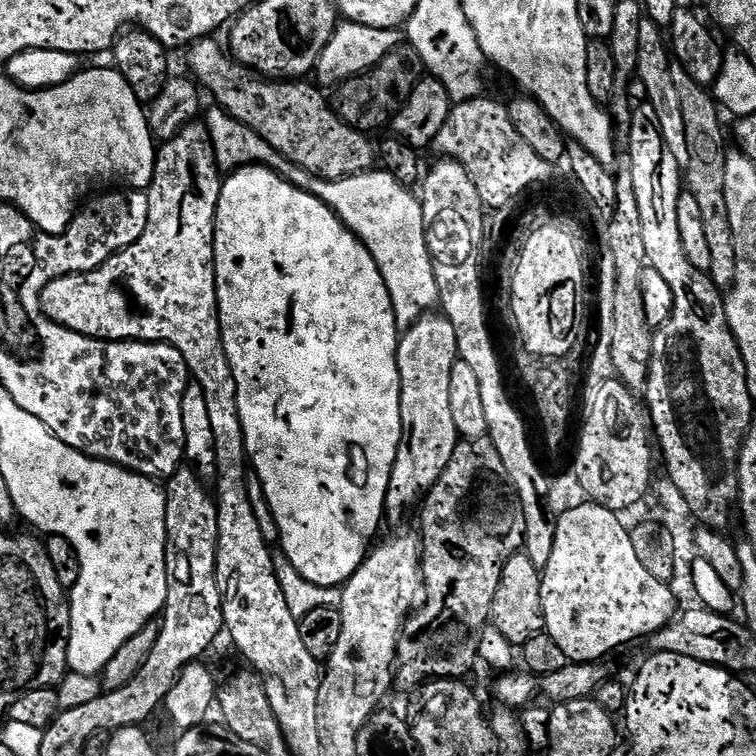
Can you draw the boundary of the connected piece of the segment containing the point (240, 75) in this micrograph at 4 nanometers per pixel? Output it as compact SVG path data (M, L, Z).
M205 38L187 49L195 83L234 119L266 138L282 158L323 180L371 172L377 167L377 145L371 144L361 129L345 122L315 83L261 78L229 55L221 41L220 44L216 38Z

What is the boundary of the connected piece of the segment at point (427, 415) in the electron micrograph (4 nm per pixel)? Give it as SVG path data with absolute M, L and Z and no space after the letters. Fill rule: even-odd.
M425 314L407 329L400 337L396 348L396 361L400 375L400 409L402 410L402 430L400 445L394 458L394 466L390 474L390 482L384 498L384 512L392 520L400 520L404 511L412 503L419 501L429 488L438 482L442 470L450 462L458 443L454 418L450 411L450 370L454 370L458 359L458 338L454 334L454 326L443 314Z

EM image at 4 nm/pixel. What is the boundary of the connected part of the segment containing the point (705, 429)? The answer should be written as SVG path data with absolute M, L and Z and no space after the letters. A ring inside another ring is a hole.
M641 102L640 105L637 103L633 107L630 130L626 133L626 140L628 140L628 164L632 167L630 175L634 182L634 198L638 198L639 217L642 218L647 267L658 270L658 274L662 274L662 279L666 281L666 286L670 286L670 294L672 295L672 313L669 314L665 324L659 325L655 329L652 337L652 361L648 367L648 386L642 393L643 399L646 401L646 416L650 421L650 428L654 433L659 455L660 452L664 455L664 472L674 482L674 485L678 486L683 497L689 502L692 515L701 525L724 530L727 529L728 515L734 512L734 505L740 499L740 448L748 436L750 426L754 423L754 416L752 416L754 397L750 394L750 386L746 378L746 362L742 358L742 350L728 325L724 309L725 297L722 295L721 289L717 288L716 283L707 272L698 270L698 266L694 266L694 262L690 262L690 258L686 258L686 250L682 250L682 234L678 231L678 198L682 191L682 165L666 146L666 138L662 138L662 122L658 119L658 110L654 110L652 104Z

